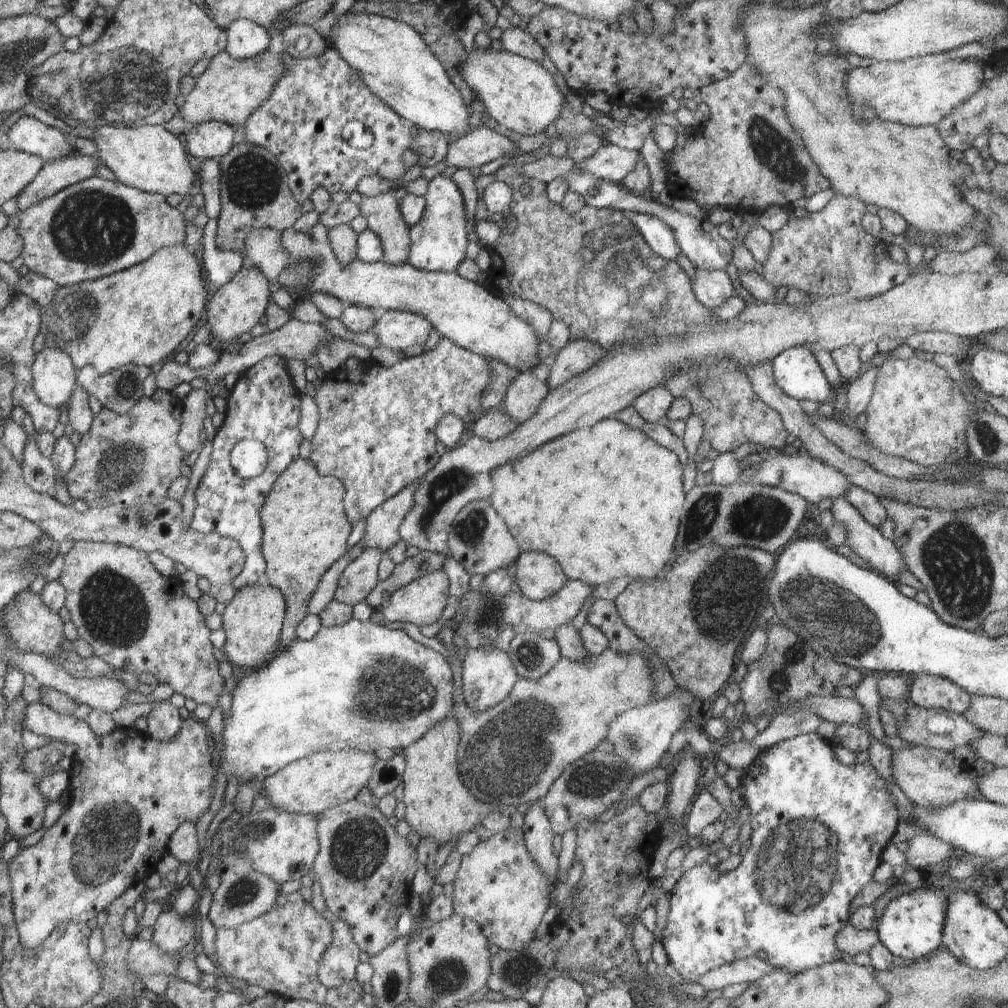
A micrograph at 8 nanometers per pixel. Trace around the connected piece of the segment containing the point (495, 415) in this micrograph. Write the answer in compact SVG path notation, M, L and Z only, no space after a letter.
M501 407L484 412L483 416L480 416L474 422L472 433L482 440L492 442L505 438L508 434L514 432L517 427L518 424L512 422Z

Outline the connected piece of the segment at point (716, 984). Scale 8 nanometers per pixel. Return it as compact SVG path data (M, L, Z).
M749 957L732 962L732 964L728 964L726 967L714 968L710 972L706 972L705 976L700 976L698 984L704 990L711 991L725 986L732 986L732 984L754 982L754 980L766 976L772 970L776 970L776 968L766 964L758 957Z

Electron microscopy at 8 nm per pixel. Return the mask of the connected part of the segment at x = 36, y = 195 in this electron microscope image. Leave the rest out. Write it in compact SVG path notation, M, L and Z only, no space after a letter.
M79 153L45 162L38 176L16 198L18 211L24 212L30 204L38 204L38 200L44 200L46 196L55 196L64 188L96 177L96 170L100 166L106 167L106 164L99 157Z

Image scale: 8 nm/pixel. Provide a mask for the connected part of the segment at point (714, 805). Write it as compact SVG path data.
M698 792L684 823L688 835L692 836L693 840L698 840L705 827L719 821L722 810L723 807L710 795L710 792Z

